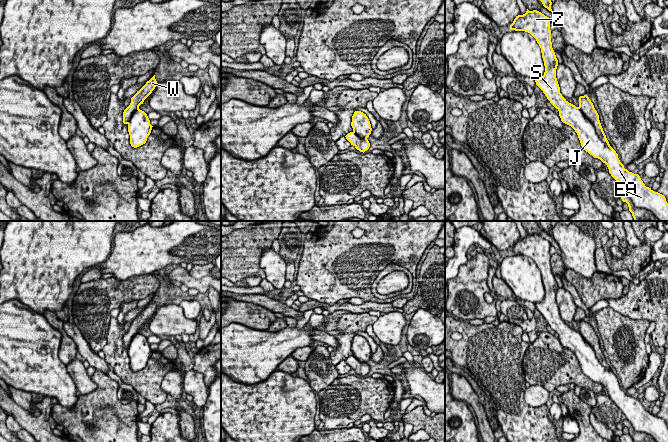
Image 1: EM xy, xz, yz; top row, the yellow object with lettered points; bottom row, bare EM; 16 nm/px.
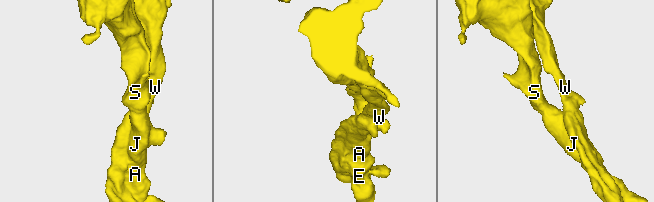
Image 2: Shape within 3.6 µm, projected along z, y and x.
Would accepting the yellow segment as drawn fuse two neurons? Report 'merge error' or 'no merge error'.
merge error

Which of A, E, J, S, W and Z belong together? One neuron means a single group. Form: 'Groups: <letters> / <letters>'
Groups: A E J S Z / W

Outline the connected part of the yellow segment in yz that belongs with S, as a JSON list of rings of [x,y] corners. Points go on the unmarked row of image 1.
[[[527,233],[525,238],[516,240],[510,249],[511,254],[530,257],[541,272],[545,296],[541,302],[535,303],[536,309],[559,335],[561,345],[575,354],[583,373],[607,389],[609,397],[634,430],[651,435],[657,442],[668,442],[668,427],[665,420],[646,411],[638,398],[625,393],[616,375],[599,362],[593,348],[584,340],[581,333],[569,327],[560,317],[556,302],[558,284],[552,272],[550,245],[549,241],[541,236]]]

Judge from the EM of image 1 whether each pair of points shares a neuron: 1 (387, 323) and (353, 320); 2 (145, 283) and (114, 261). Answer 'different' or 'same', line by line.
1: different
2: different

